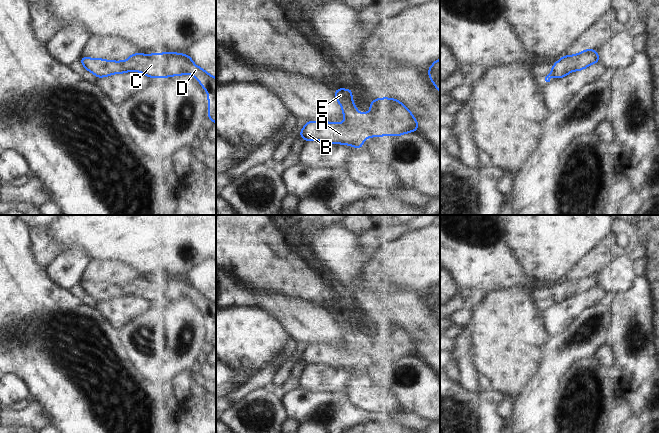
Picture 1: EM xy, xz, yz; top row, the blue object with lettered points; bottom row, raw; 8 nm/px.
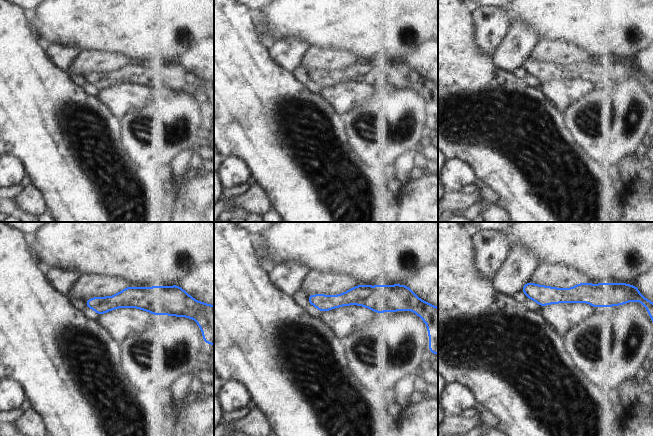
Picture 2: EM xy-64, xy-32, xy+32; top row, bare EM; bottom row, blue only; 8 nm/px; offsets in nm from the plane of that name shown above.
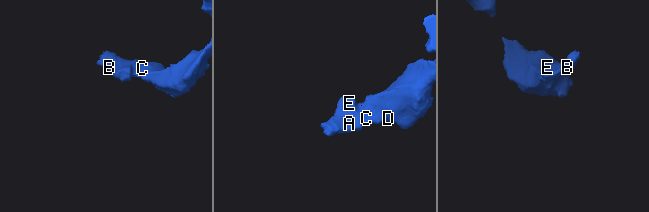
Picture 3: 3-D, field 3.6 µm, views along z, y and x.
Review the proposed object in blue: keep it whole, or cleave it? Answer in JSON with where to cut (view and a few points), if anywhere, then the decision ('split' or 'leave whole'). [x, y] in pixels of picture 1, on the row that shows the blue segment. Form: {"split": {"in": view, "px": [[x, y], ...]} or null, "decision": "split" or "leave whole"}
{"split": null, "decision": "leave whole"}

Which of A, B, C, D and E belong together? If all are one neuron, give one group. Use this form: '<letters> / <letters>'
A B C D E

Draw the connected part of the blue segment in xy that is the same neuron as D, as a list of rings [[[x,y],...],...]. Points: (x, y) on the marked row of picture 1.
[[[174,52],[154,54],[131,54],[125,61],[110,61],[96,58],[79,58],[84,68],[97,78],[108,77],[112,74],[125,72],[141,72],[149,78],[167,78],[192,74],[208,94],[208,119],[216,123],[216,78],[203,68],[194,65],[187,54]]]

